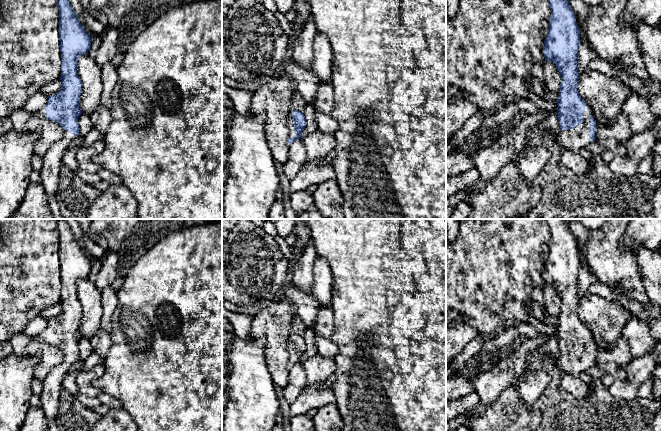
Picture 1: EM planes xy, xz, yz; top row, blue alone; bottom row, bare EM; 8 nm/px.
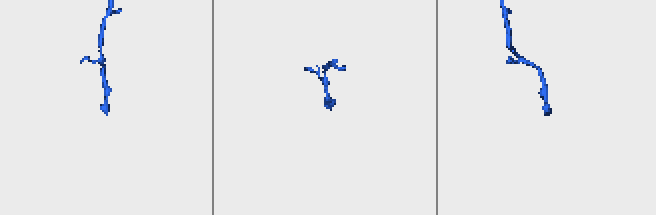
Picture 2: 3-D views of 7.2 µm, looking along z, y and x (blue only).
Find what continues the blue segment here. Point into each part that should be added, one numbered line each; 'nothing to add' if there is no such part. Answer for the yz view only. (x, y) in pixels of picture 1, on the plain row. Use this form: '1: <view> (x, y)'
1: yz (577, 362)

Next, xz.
1: xz (290, 348)

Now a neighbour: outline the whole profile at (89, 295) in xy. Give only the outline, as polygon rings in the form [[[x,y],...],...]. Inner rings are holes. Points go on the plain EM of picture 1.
[[[88,278],[78,282],[78,300],[82,306],[80,319],[80,333],[90,340],[100,329],[103,309],[101,305],[101,291]]]

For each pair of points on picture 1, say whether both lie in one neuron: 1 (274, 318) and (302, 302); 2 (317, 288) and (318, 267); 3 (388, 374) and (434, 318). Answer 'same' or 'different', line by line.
1: different
2: same
3: same

